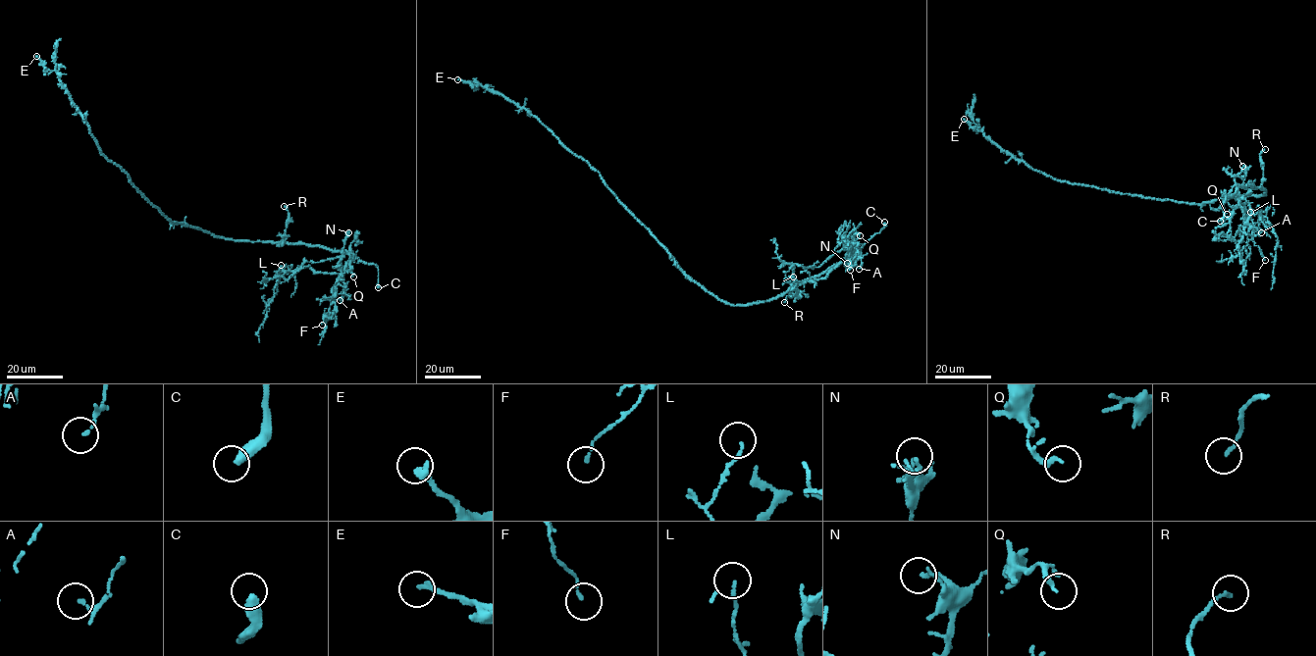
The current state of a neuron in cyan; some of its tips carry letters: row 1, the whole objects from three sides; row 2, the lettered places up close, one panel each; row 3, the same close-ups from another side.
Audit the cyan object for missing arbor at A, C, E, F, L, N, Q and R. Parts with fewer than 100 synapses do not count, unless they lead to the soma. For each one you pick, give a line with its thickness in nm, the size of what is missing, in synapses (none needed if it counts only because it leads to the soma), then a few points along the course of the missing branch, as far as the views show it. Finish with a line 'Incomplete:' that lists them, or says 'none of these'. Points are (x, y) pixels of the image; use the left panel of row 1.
C: calibre 400 nm; course (378, 287), (375, 291), (374, 286), (359, 284), (360, 276)
Incomplete: C

